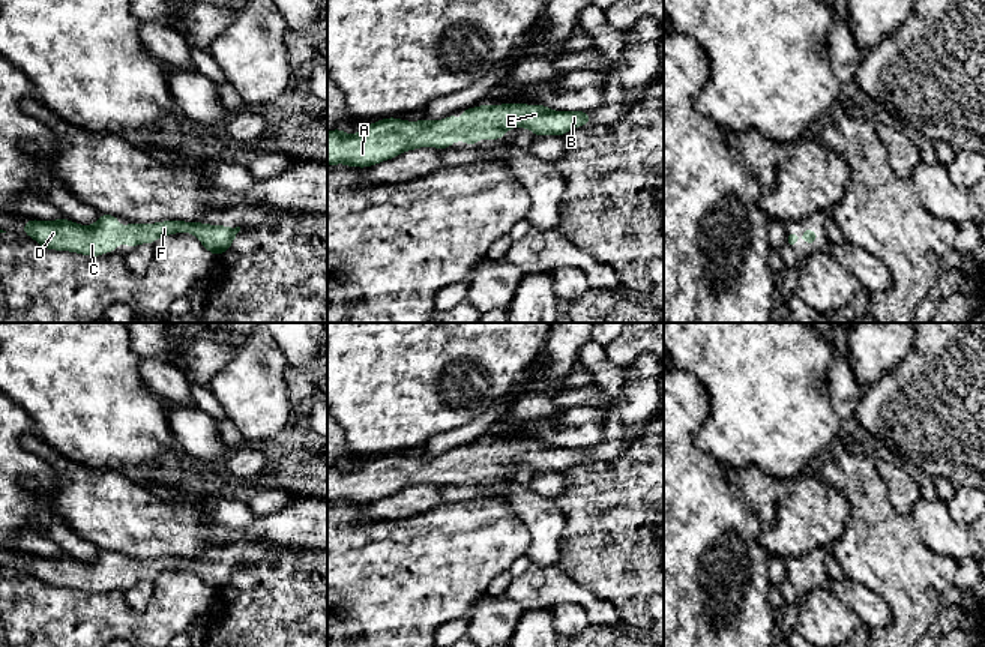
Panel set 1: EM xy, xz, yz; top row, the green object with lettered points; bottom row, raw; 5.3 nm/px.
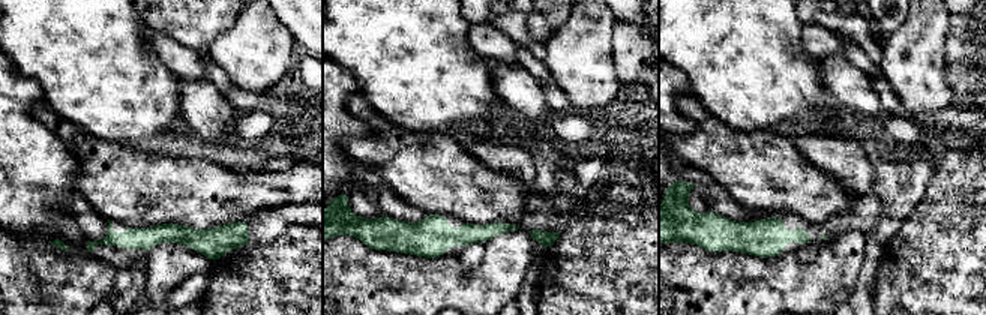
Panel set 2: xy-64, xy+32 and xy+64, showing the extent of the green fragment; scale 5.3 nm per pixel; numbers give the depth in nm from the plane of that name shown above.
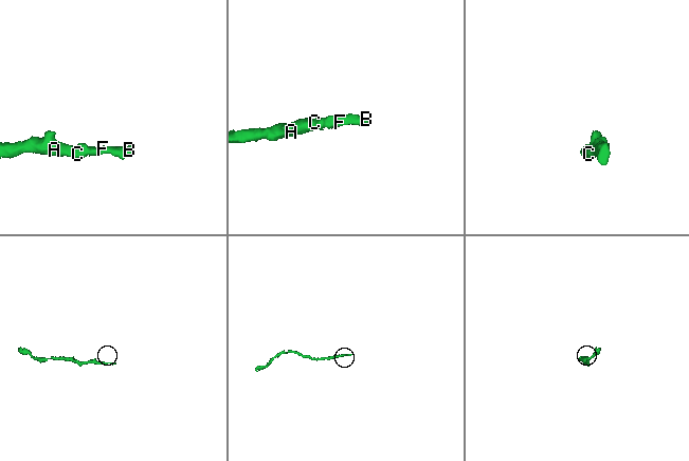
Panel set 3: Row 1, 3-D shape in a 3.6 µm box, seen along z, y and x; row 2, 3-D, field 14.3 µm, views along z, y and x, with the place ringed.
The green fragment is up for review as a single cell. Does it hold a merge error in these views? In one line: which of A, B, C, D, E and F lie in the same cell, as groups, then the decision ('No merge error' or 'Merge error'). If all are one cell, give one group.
Groups: A B C D E F. No merge error

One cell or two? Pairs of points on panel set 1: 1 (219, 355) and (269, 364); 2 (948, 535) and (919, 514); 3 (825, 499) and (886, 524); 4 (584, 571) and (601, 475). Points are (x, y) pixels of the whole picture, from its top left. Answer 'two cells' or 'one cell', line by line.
1: two cells
2: one cell
3: two cells
4: one cell

